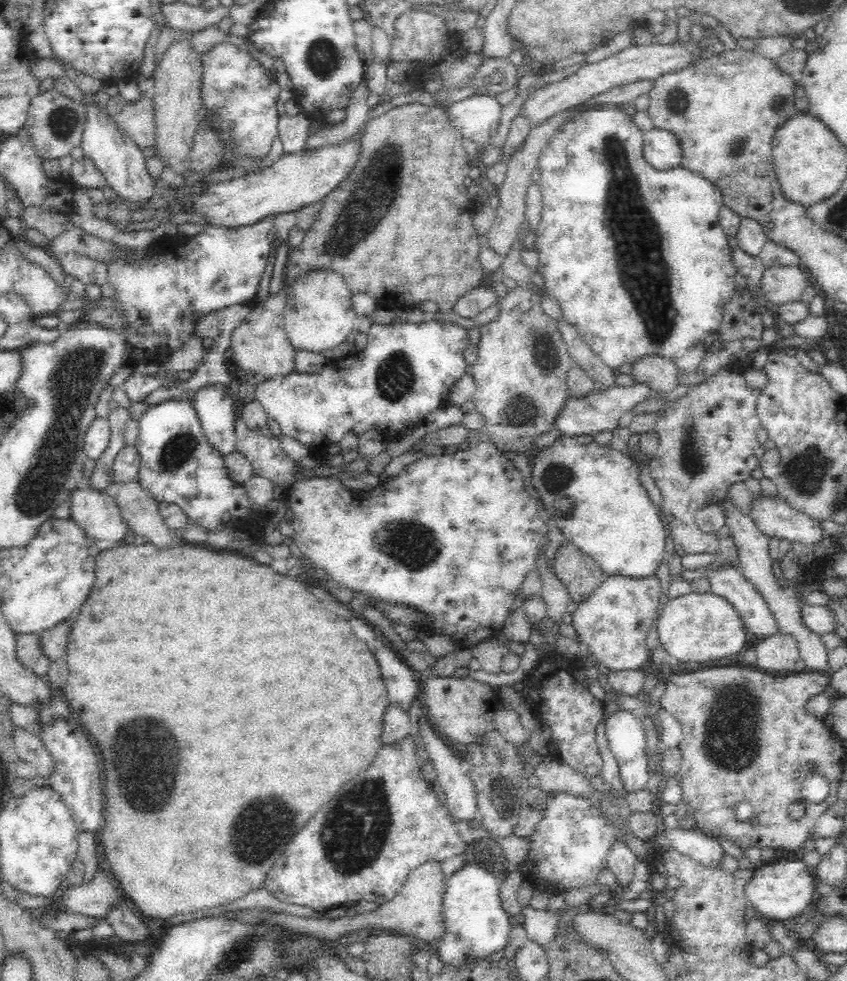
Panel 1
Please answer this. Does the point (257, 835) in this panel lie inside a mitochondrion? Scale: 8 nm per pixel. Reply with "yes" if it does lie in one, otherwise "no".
yes

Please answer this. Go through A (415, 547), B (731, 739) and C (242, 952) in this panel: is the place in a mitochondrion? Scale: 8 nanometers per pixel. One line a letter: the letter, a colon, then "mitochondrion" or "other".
A: mitochondrion
B: mitochondrion
C: mitochondrion

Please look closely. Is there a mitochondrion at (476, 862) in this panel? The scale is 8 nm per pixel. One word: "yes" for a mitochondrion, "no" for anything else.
no

